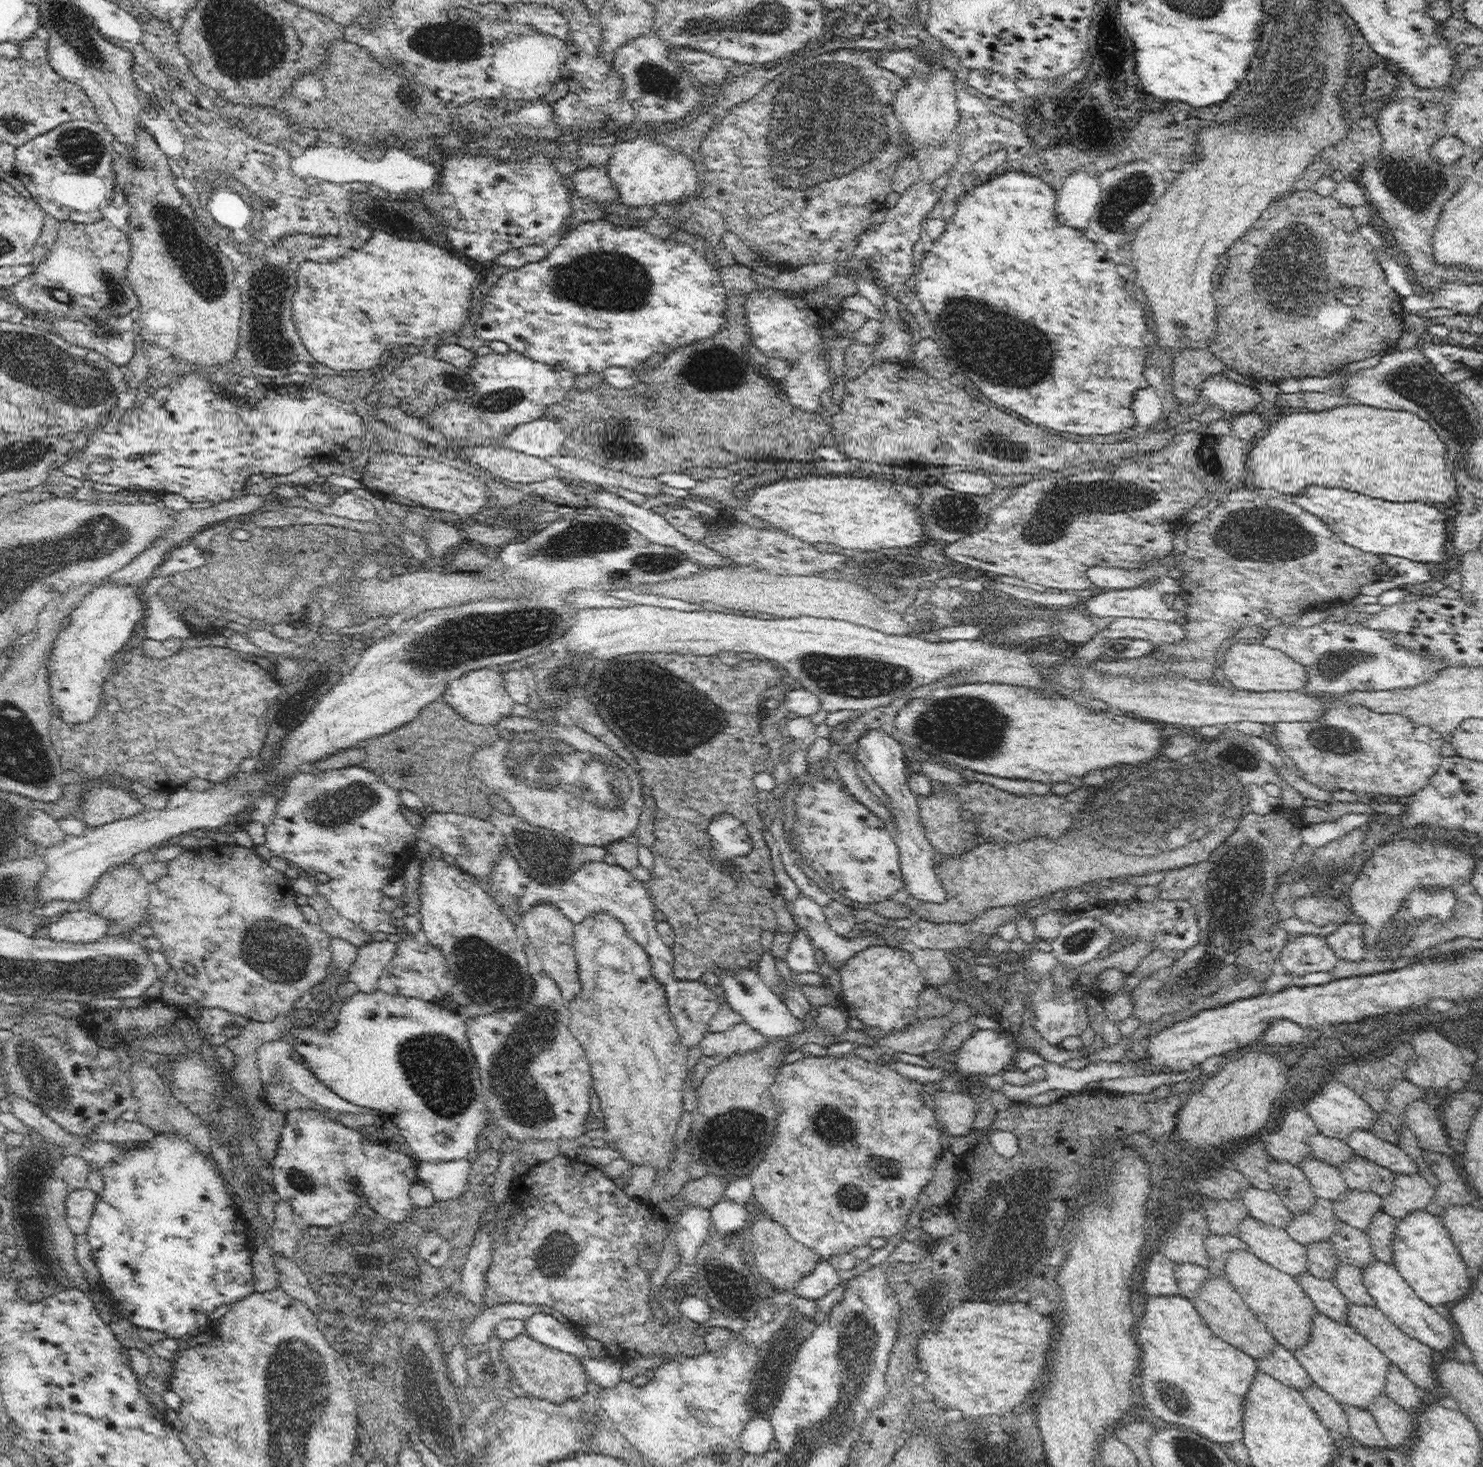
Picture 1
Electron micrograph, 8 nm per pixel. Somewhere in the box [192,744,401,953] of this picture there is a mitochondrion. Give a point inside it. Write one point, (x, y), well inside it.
(334, 809)

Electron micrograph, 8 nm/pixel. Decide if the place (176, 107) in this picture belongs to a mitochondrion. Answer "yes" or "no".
no

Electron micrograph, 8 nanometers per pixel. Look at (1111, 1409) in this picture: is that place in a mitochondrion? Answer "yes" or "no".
no

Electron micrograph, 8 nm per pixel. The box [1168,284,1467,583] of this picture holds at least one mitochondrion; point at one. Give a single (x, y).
(1290, 537)

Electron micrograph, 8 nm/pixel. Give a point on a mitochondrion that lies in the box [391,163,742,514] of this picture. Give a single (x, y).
(609, 281)

